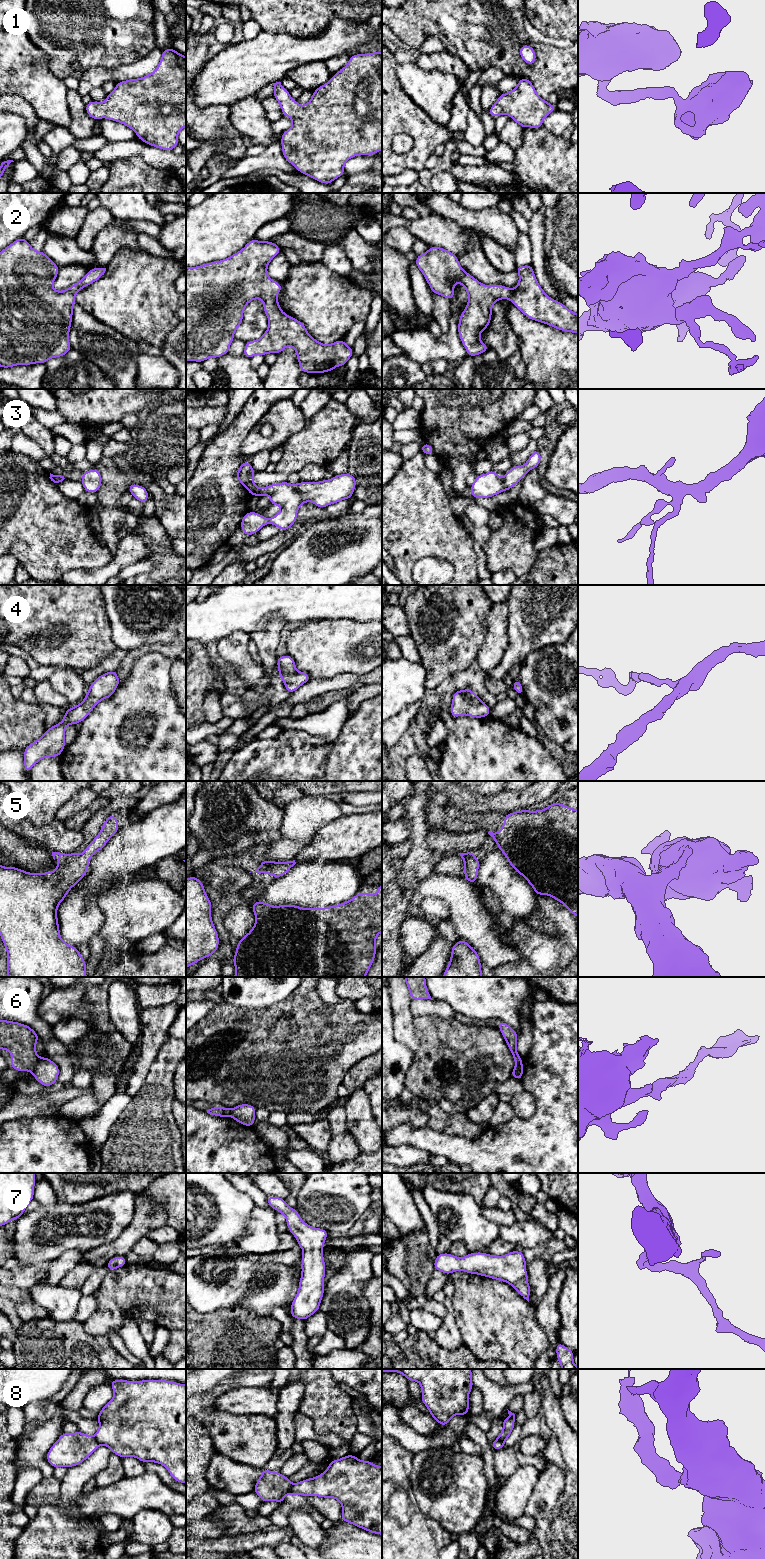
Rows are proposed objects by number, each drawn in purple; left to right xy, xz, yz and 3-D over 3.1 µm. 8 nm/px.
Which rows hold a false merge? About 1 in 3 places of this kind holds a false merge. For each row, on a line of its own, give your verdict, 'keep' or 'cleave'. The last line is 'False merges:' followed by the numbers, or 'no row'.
1: keep
2: keep
3: keep
4: keep
5: keep
6: cleave
7: keep
8: cleave
False merges: 6, 8

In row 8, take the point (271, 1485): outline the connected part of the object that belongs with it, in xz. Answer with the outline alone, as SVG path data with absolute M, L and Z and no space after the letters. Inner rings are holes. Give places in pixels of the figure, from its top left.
M265 1468L261 1470L262 1475L257 1479L253 1491L260 1497L262 1503L269 1500L274 1500L278 1504L283 1503L285 1496L290 1494L291 1481L280 1472Z

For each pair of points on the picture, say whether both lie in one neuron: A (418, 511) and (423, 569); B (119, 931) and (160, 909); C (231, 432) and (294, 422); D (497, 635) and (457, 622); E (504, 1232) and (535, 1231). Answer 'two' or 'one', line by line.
A: two
B: one
C: two
D: two
E: one

